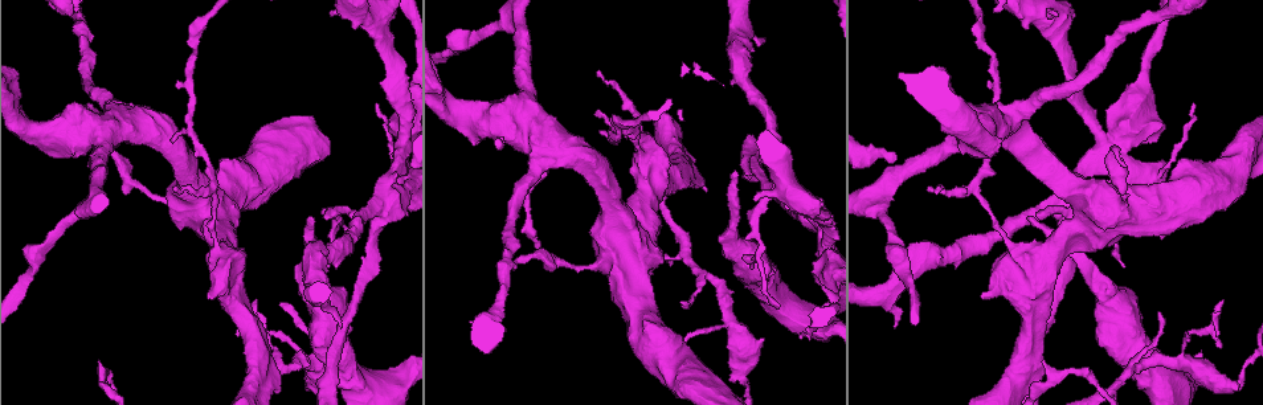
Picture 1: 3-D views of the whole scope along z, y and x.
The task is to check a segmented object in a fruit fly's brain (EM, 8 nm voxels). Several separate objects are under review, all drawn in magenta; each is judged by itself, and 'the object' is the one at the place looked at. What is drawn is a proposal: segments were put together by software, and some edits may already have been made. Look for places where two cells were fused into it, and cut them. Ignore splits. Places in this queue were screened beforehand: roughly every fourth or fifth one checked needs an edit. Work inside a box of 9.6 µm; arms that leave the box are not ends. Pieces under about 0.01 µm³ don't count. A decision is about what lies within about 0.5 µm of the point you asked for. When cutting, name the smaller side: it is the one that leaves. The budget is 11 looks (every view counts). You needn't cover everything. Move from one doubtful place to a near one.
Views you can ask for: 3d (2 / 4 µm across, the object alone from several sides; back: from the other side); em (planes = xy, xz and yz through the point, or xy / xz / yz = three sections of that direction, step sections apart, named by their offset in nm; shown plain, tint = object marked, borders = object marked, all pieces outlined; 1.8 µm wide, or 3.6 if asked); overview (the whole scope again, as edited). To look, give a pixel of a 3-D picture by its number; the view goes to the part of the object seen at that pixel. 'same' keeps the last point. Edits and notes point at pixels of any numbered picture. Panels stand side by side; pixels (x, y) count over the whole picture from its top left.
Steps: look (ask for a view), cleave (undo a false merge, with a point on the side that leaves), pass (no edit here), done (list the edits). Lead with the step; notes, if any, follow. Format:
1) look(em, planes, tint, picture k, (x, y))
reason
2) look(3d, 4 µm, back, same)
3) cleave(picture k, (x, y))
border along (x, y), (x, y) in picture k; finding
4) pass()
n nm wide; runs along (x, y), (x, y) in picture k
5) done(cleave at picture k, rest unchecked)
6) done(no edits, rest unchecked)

look(3d, 2 µm, picture 1, (1131, 368))
three arms meet

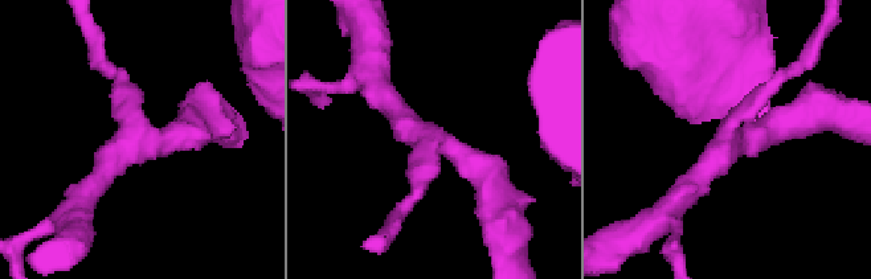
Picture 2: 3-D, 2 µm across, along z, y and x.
look(em, planes, tint, picture 2, (146, 143))
3 arms

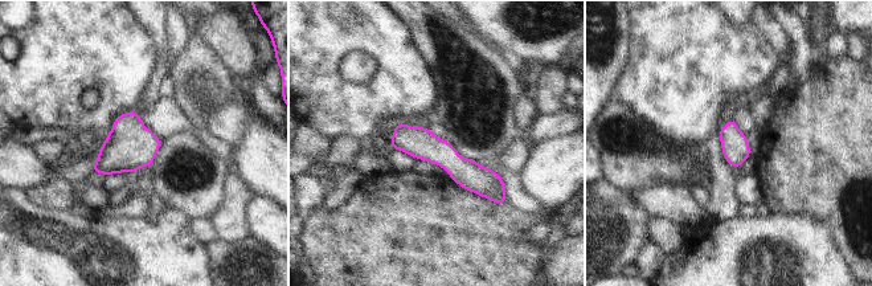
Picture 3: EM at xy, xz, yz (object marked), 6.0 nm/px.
pass()
runs along (397, 129), (498, 199) in picture 3; all the same cell

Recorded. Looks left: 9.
look(3d, 2 µm, picture 1, (215, 185))
arms part here

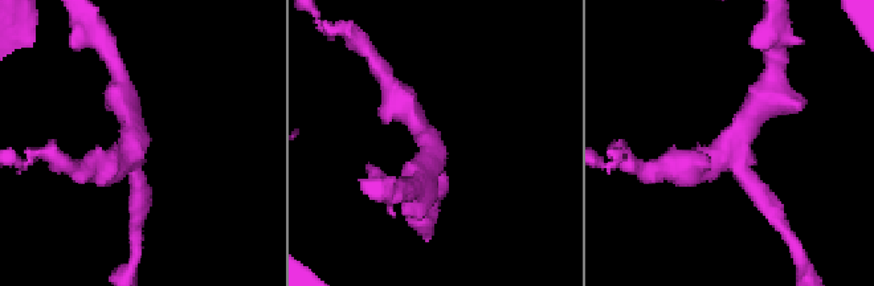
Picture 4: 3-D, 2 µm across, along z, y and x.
look(em, 3.6 µm, yz, step 16, tint, picture 4, (435, 153))
3 arms; shape alone is not enough

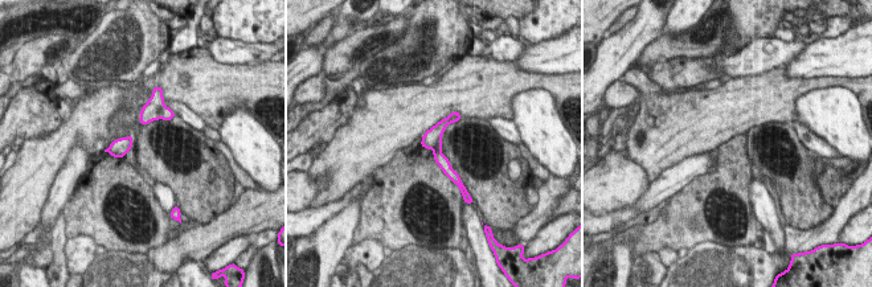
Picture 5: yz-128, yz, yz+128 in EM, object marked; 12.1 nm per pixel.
look(em, 3.6 µm, planes, tint, same)
cut it another way

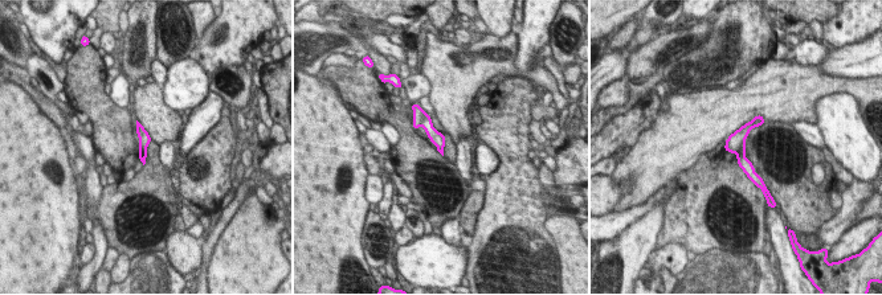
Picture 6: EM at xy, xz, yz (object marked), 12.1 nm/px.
cleave(picture 6, (733, 144))
140 nm wide; the part that leaves runs along (759, 119), (729, 147) in picture 6; two cells meet here

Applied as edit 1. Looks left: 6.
look(em, xy, step 16, tint, picture 1, (583, 267))
sudden change in width

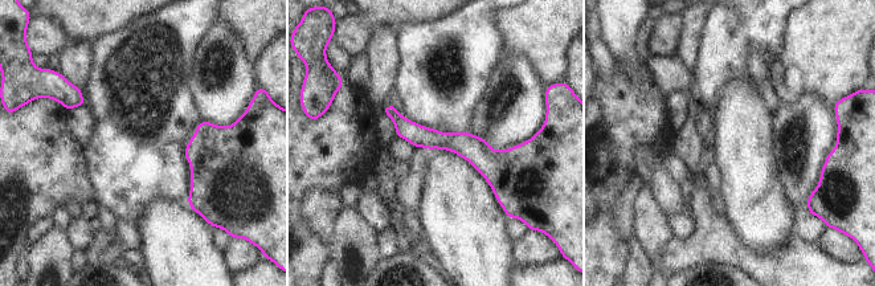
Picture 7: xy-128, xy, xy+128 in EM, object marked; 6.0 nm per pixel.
look(em, planes, tint, same)
another direction

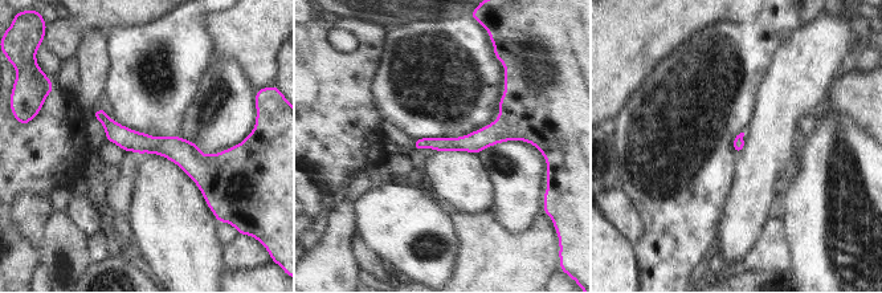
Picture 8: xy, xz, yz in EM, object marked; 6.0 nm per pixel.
pass()
runs along (96, 114), (127, 139), (224, 159) in picture 8; all the same cell

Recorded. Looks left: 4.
look(em, planes, tint, picture 1, (652, 164))
calibre changes

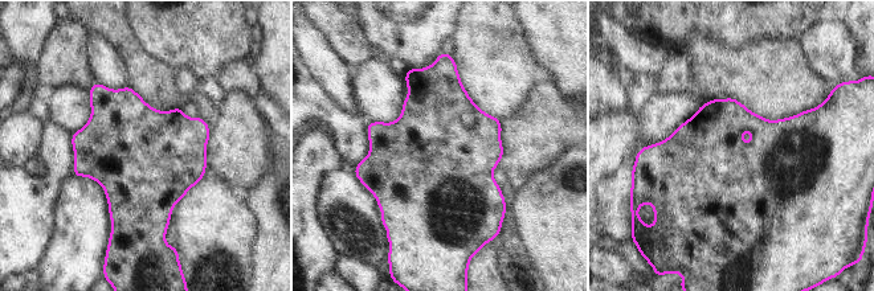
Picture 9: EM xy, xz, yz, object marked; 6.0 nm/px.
pass()
continuous, no second cell

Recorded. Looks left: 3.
done(cleave at picture 6, rest unchecked)

